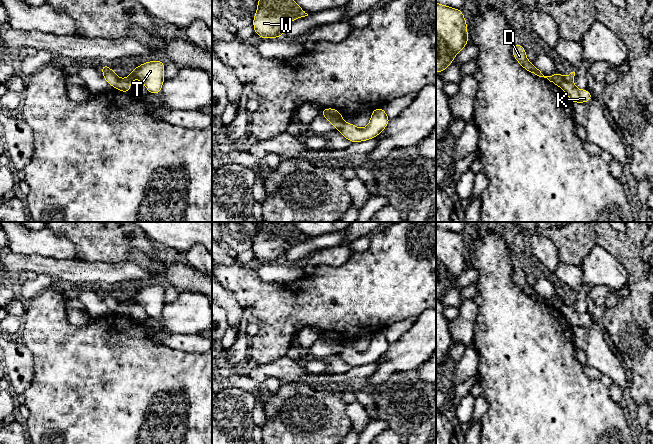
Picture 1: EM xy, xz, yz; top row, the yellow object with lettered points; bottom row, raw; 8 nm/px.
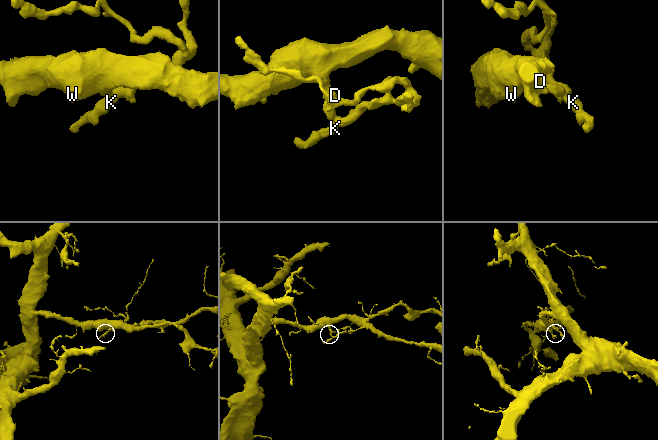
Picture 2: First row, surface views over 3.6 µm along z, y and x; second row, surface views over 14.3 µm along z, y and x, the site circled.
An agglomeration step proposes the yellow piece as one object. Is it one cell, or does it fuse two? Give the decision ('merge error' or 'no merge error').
merge error

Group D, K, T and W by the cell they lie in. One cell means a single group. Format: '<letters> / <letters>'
D W / K T

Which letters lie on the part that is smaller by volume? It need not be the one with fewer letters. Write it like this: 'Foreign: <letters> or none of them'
Foreign: K, T

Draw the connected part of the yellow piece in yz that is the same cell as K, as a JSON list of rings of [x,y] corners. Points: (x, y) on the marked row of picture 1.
[[[571,72],[568,76],[566,81],[560,86],[565,94],[568,96],[570,101],[574,103],[587,103],[591,100],[593,94],[587,90],[580,90],[575,87],[574,85],[574,76],[575,72]]]

